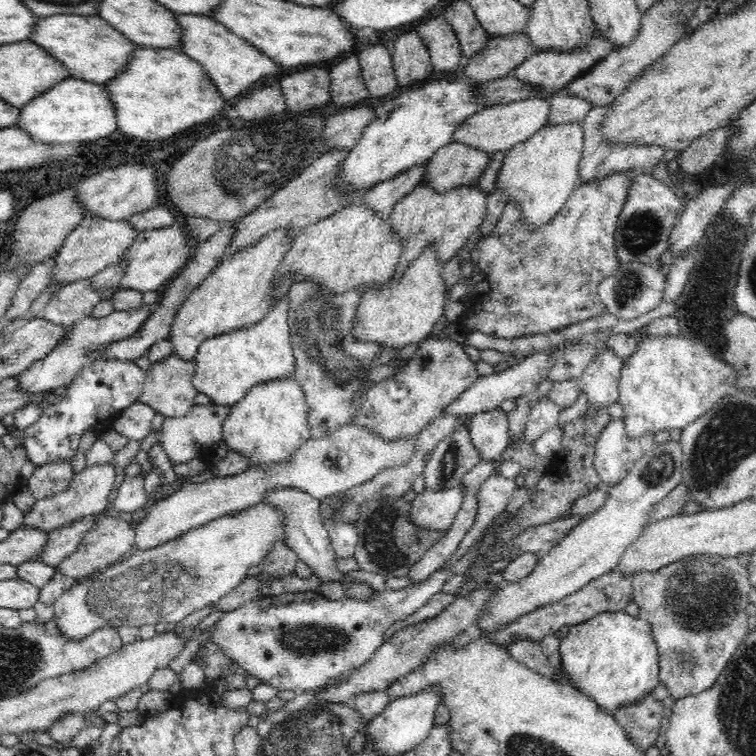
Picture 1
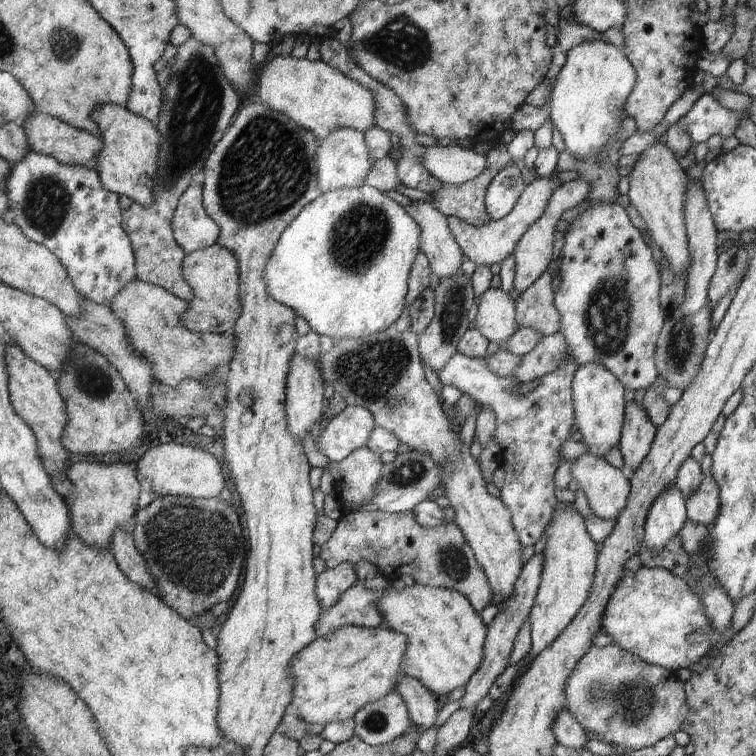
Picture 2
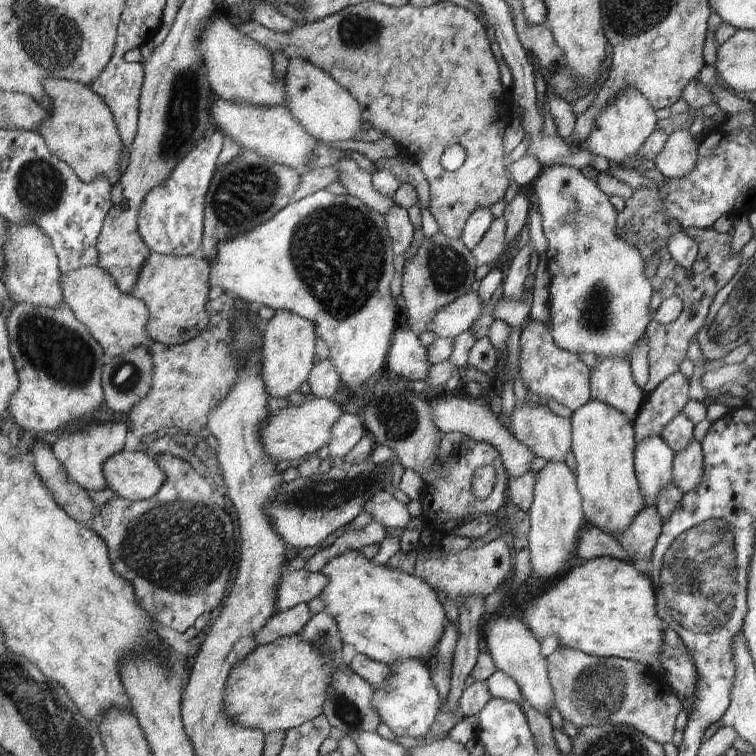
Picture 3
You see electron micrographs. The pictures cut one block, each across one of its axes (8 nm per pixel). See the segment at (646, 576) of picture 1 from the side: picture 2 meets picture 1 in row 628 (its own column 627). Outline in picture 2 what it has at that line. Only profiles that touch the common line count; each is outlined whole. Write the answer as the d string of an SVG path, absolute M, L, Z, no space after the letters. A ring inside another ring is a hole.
M592 646L565 682L566 710L580 723L588 739L640 750L681 730L689 711L683 682L677 674L644 662L619 646Z

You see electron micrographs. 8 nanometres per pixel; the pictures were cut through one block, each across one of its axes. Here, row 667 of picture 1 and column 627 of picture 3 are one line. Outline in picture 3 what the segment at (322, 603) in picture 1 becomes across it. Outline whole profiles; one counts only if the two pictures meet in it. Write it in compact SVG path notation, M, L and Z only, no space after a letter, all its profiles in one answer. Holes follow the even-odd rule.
M562 164L546 167L538 175L534 192L548 239L553 341L577 355L592 352L599 358L629 360L655 316L650 312L653 288L644 272L642 254L614 232L618 213L609 196L578 168Z

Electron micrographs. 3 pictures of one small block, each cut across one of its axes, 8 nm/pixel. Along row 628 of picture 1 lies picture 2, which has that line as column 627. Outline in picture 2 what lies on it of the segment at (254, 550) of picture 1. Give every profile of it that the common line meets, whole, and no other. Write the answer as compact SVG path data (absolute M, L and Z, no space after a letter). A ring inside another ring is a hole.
M600 39L582 42L566 52L567 59L552 86L549 116L561 132L565 148L575 159L589 159L606 146L626 118L624 103L637 72L624 53Z

